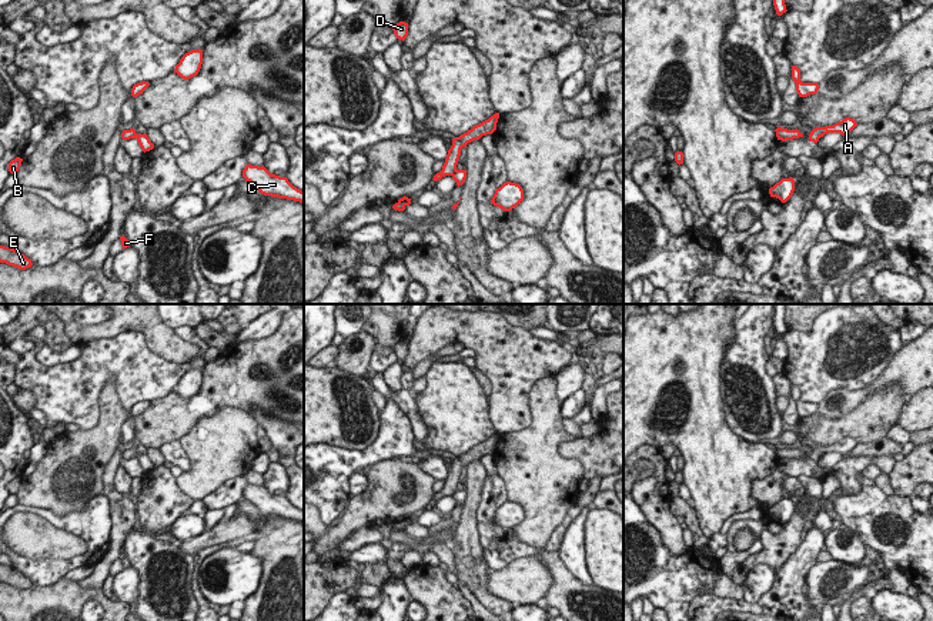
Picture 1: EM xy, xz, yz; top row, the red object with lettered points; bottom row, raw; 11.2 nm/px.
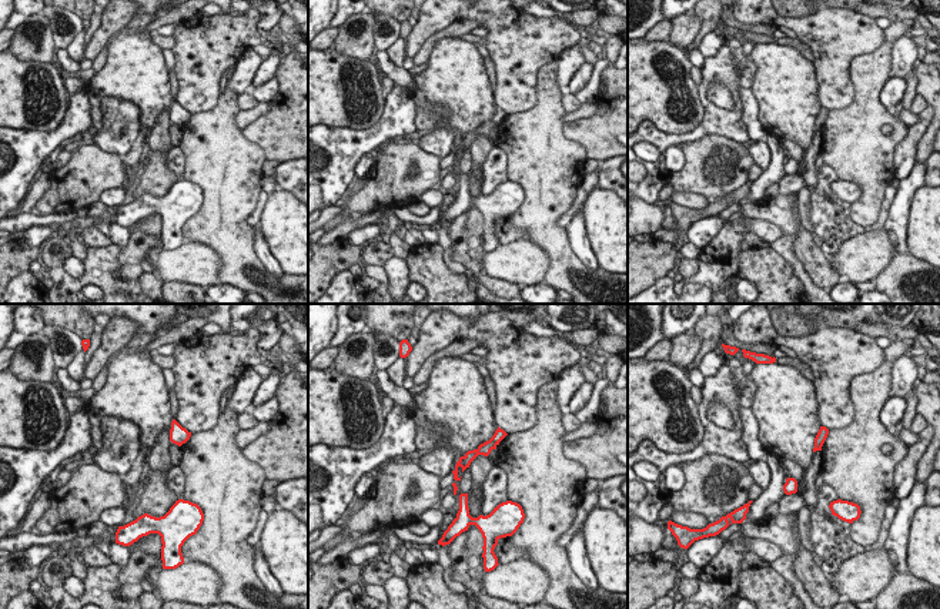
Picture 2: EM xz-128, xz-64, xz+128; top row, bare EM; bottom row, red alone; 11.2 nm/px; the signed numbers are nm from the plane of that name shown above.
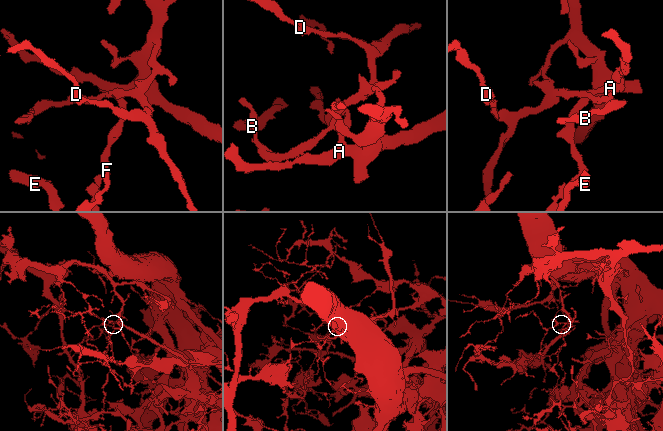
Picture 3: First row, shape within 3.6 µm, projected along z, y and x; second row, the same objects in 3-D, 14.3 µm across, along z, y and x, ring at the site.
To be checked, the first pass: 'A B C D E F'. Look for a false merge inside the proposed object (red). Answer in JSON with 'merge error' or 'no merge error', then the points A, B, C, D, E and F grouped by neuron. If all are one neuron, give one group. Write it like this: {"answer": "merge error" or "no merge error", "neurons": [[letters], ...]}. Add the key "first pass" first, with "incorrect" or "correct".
{"first pass": "incorrect", "answer": "merge error", "neurons": [["A", "C", "F"], ["B", "D", "E"]]}

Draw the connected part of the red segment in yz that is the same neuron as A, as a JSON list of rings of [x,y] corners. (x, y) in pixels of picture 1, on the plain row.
[[[846,437],[839,443],[835,443],[833,445],[826,447],[816,447],[809,454],[809,461],[817,463],[820,457],[823,457],[827,453],[840,453],[842,455],[846,455],[857,445],[856,440]]]

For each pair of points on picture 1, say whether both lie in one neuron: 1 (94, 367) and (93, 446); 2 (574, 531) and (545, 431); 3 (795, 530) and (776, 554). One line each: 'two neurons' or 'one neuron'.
1: two neurons
2: two neurons
3: one neuron

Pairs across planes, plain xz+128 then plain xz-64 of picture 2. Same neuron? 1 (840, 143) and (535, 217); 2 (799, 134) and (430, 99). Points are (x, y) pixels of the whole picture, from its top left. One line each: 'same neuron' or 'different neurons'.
1: same neuron
2: same neuron

